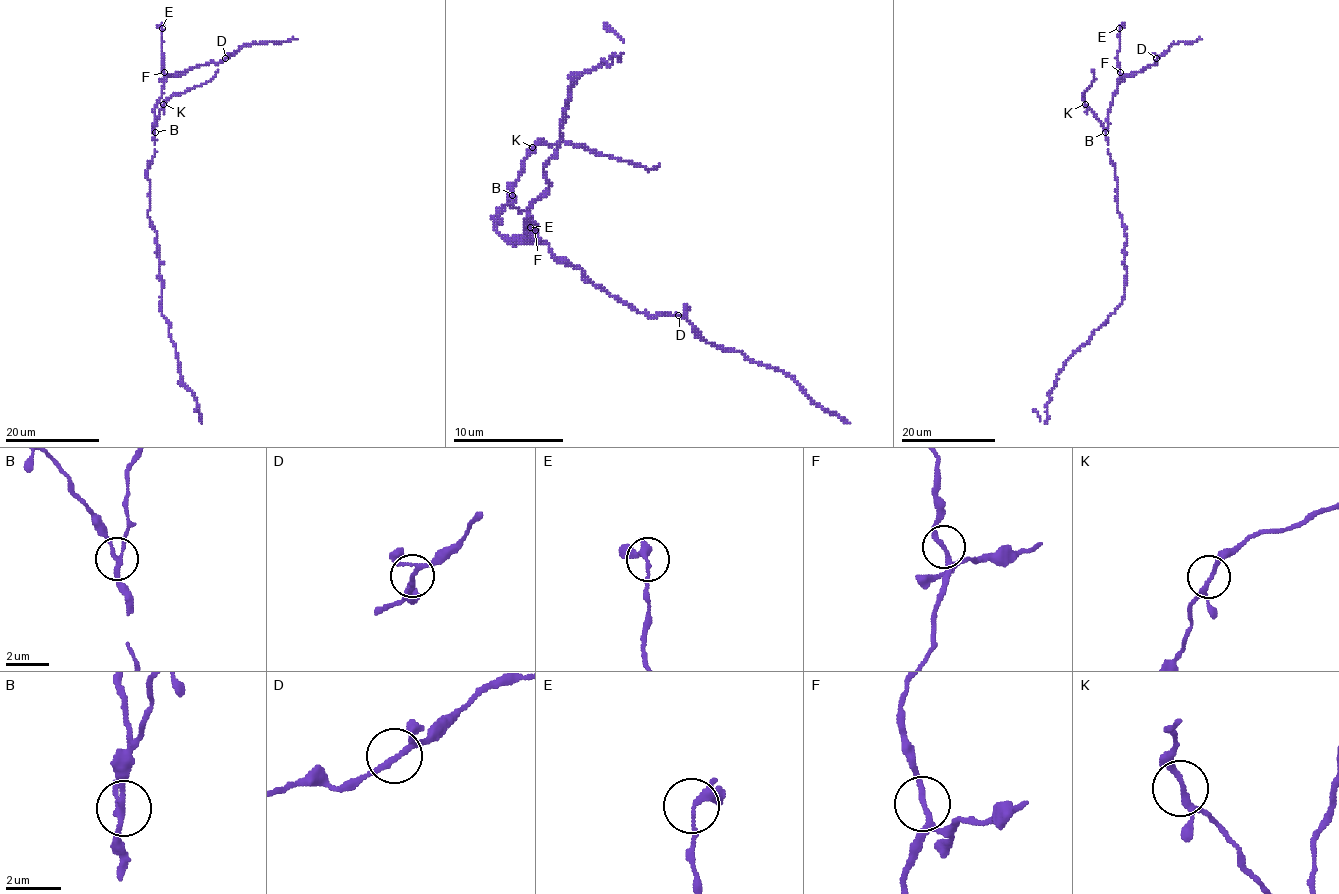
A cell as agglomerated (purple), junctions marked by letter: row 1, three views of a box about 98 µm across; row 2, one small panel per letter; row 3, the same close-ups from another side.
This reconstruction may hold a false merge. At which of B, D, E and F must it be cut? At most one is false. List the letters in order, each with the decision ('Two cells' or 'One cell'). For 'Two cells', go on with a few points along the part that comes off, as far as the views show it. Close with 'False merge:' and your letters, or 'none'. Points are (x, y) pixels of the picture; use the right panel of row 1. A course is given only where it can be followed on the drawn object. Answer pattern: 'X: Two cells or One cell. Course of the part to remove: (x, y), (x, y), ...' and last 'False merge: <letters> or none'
B: Two cells. Course of the part to remove: (1105, 132), (1103, 124), (1084, 102), (1083, 95), (1094, 78), (1092, 70)
D: One cell
E: One cell
F: One cell
False merge: B

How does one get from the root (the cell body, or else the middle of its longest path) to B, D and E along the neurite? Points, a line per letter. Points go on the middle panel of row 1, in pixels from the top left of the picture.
B: (499, 221), (491, 216), (494, 219), (513, 202), (510, 199), (513, 194)
D: (499, 221), (491, 216), (513, 202), (510, 197), (560, 260), (568, 260), (640, 312), (678, 315)
E: (499, 221), (491, 216), (513, 202), (510, 197), (530, 216), (535, 232), (532, 221), (530, 227)

